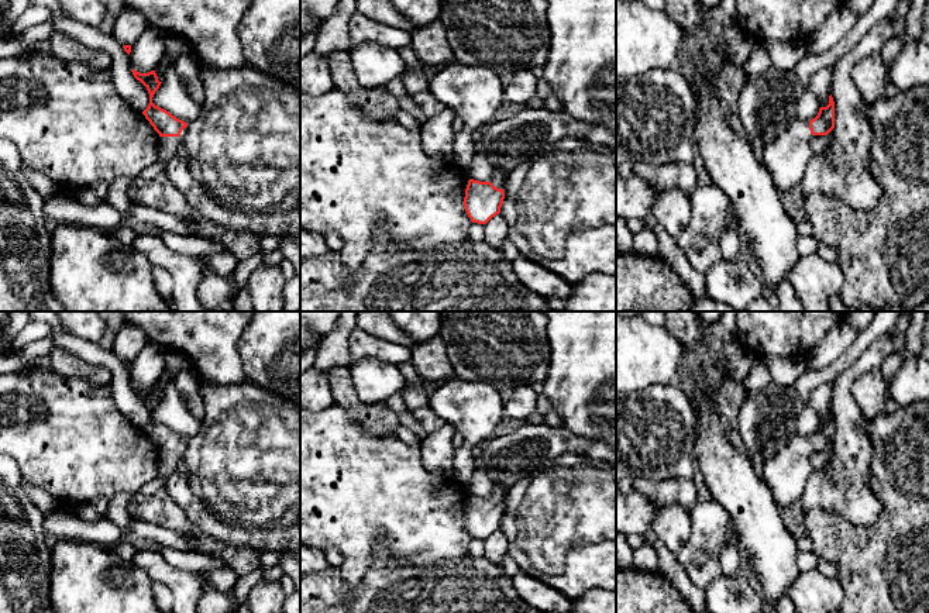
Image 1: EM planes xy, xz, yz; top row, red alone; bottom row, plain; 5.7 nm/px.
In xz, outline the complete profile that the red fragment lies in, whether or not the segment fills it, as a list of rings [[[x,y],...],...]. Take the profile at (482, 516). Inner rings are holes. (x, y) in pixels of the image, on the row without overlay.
[[[492,485],[489,497],[469,495],[464,523],[472,538],[486,540],[492,533],[500,528],[503,520],[507,489],[500,485]]]

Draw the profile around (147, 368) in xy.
[[[147,342],[137,358],[131,361],[131,385],[140,389],[155,386],[164,369],[164,349],[156,344]]]

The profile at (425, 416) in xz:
[[[429,404],[413,410],[412,416],[427,434],[431,434],[445,426],[445,421],[438,417]]]

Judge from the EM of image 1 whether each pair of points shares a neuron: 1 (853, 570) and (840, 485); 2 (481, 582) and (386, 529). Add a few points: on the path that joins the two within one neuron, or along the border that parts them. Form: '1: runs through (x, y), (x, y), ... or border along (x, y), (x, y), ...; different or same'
1: border along (815, 508), (856, 524), (870, 524), (878, 516); different
2: border along (467, 554), (454, 560), (410, 567); different

